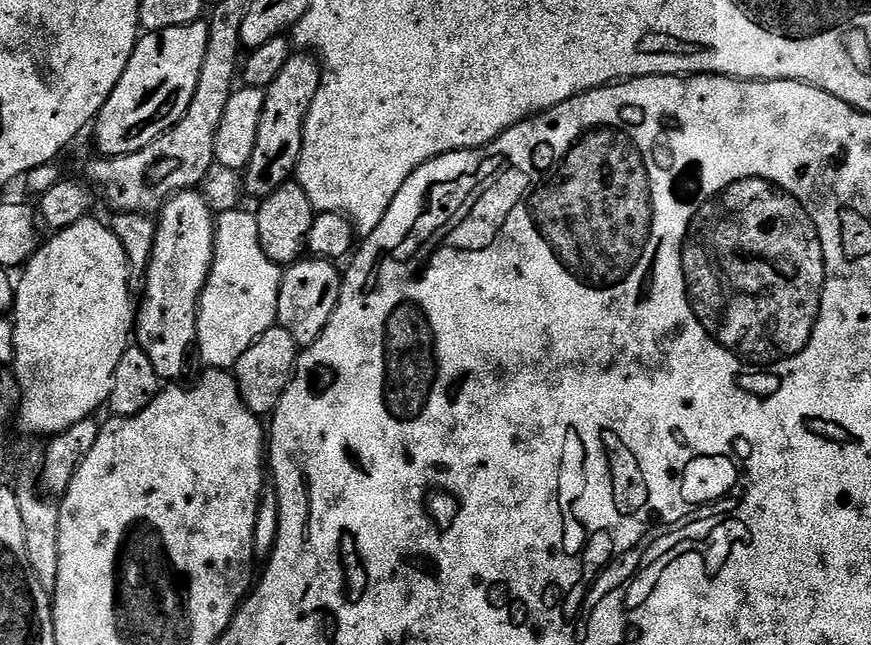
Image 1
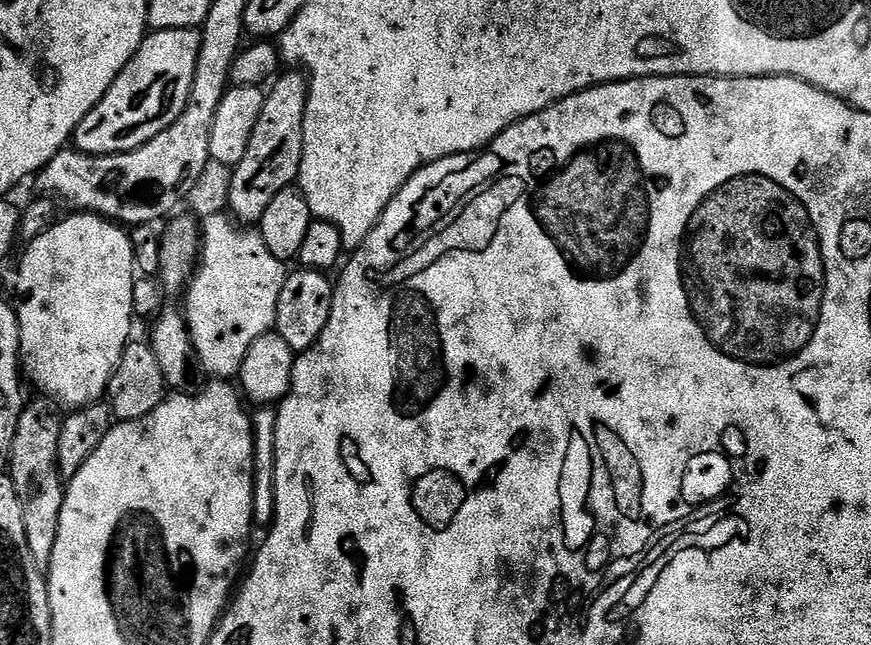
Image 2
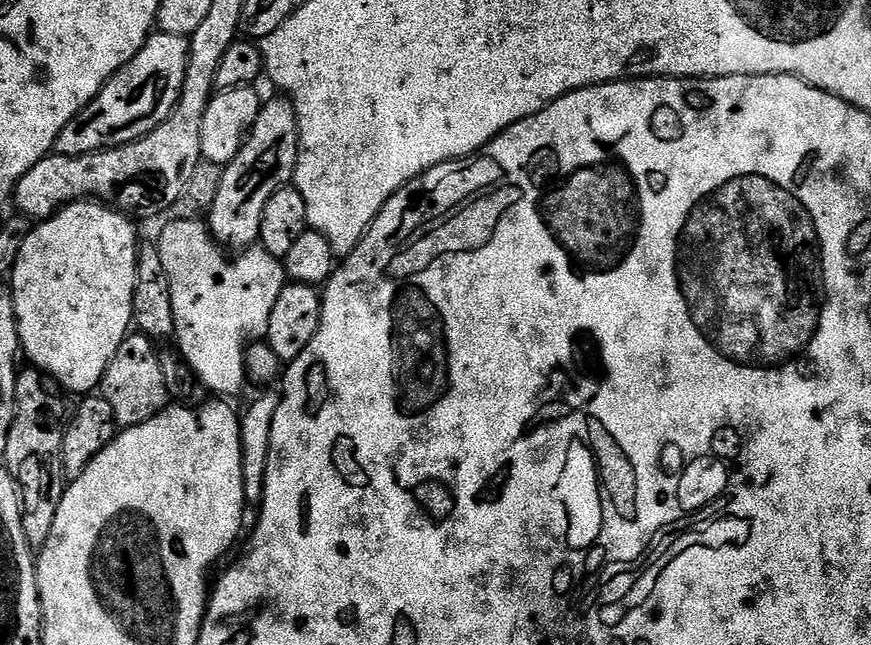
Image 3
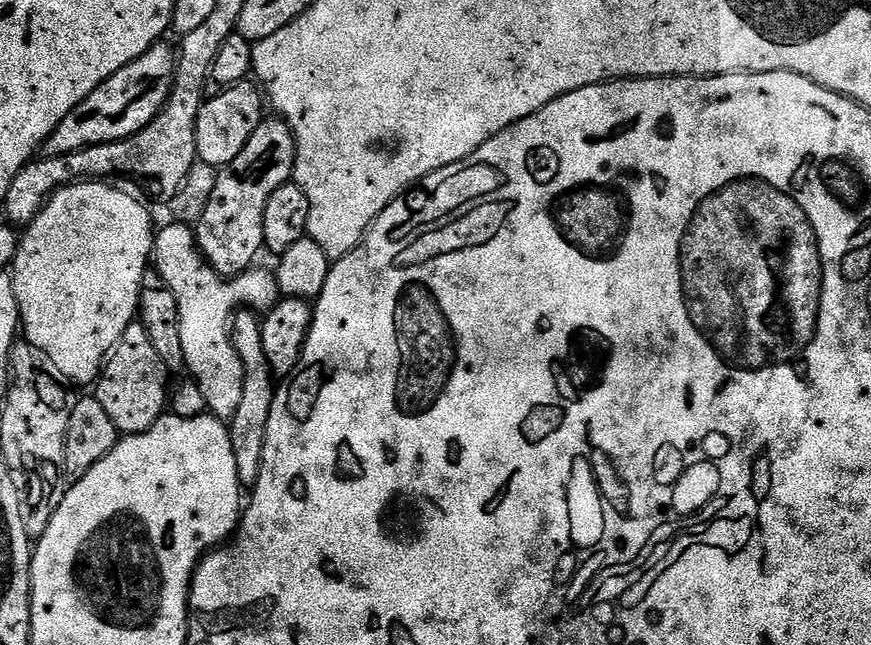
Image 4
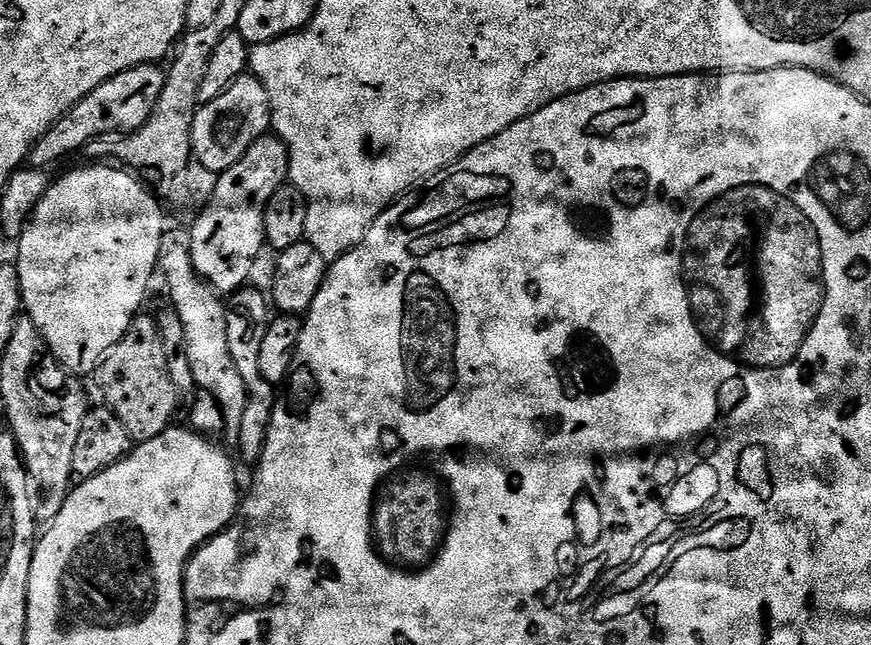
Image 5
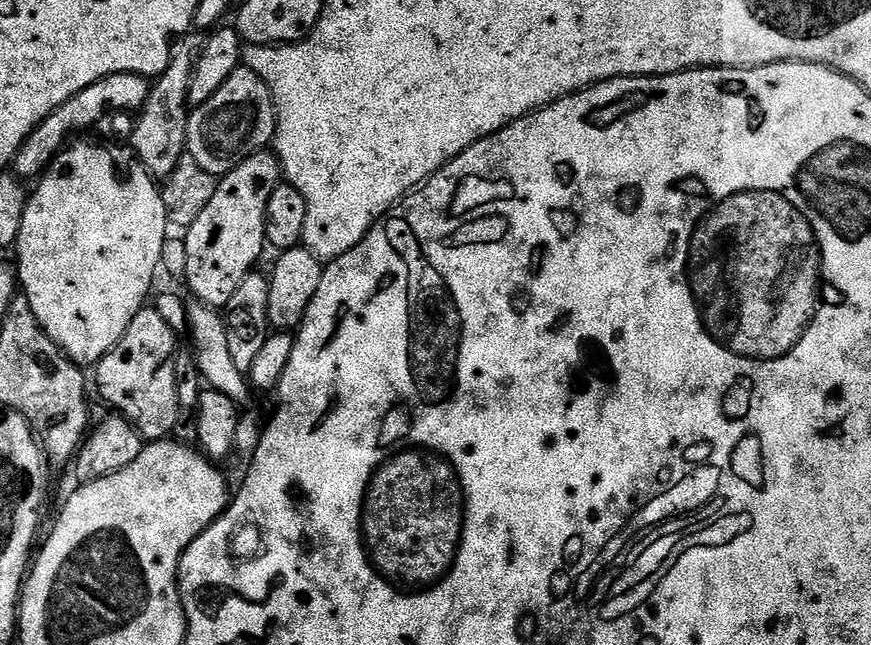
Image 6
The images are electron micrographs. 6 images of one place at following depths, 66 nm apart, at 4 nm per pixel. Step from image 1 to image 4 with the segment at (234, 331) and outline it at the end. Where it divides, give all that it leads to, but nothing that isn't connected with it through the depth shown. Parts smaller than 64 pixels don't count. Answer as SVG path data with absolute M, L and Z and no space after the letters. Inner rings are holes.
M168 222L164 229L157 231L154 236L154 272L161 276L165 286L172 291L174 298L178 298L178 315L182 317L182 354L185 369L191 379L201 388L208 403L211 415L220 420L231 422L238 414L238 406L242 403L244 389L244 367L242 358L238 358L238 350L232 341L232 315L242 308L251 308L257 314L267 313L282 299L280 287L276 281L275 271L268 272L261 266L253 266L240 276L225 278L218 275L207 260L204 259L196 244L195 231L189 225Z

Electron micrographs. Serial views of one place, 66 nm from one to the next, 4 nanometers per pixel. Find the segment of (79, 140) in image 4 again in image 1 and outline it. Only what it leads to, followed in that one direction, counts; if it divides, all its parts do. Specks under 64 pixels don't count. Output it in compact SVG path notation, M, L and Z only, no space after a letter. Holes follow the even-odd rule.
M203 19L157 32L144 32L137 39L134 54L130 54L122 78L118 78L118 86L114 86L94 121L96 148L101 157L134 154L177 124L182 114L186 114L194 90L198 90L206 42L210 42L210 34Z

